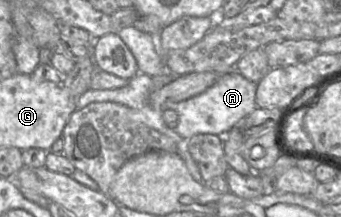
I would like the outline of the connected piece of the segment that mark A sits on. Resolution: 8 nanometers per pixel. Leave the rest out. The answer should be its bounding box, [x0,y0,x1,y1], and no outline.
[164,68,256,139]

